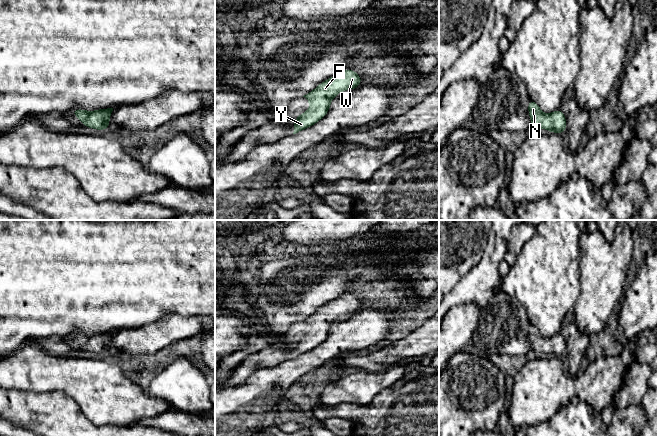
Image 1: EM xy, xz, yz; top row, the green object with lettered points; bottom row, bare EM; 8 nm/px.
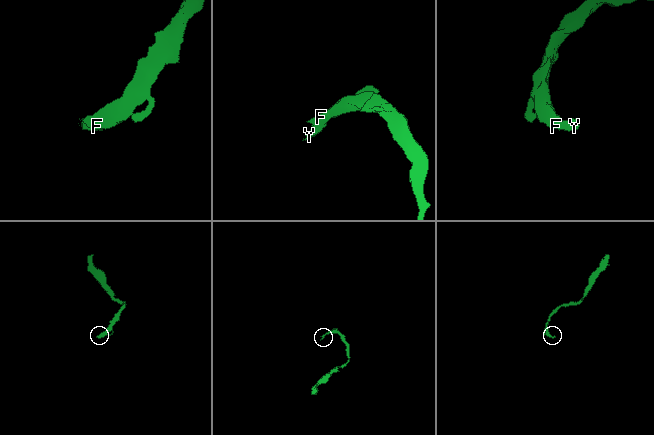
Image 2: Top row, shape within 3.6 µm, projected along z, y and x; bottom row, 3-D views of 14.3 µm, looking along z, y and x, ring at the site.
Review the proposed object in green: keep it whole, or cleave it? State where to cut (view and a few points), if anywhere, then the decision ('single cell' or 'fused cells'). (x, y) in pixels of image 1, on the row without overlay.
no cut; single cell

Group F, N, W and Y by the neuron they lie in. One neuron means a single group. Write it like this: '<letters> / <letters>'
F N W Y

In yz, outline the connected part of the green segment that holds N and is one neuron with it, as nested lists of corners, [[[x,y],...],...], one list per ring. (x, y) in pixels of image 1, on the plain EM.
[[[530,324],[528,326],[528,335],[531,342],[531,350],[536,354],[541,352],[547,353],[549,356],[561,358],[566,355],[566,342],[561,334],[544,338],[539,329]]]

